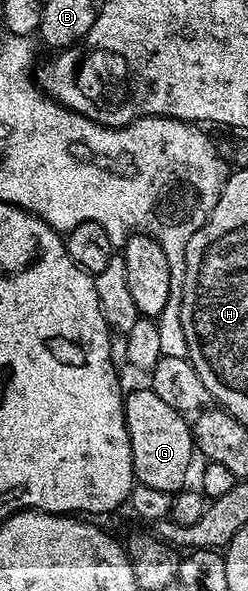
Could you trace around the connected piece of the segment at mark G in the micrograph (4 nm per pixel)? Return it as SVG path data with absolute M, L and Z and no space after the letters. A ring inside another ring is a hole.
M150 388L133 390L130 394L128 391L124 399L125 423L131 440L134 479L147 488L180 491L186 485L185 477L189 474L193 454L195 458L193 431L186 415L171 408Z

